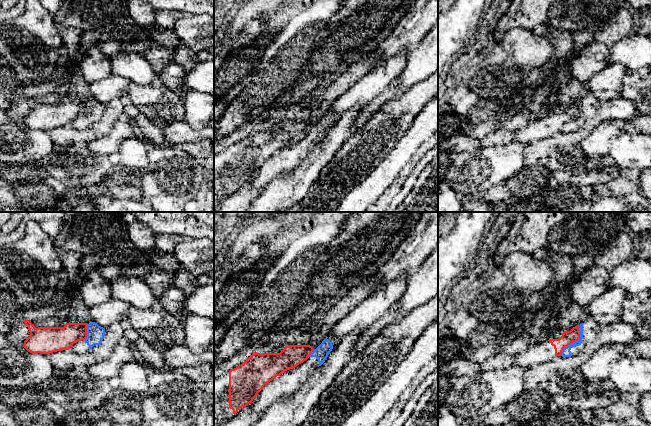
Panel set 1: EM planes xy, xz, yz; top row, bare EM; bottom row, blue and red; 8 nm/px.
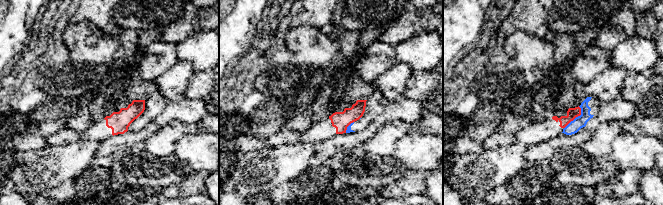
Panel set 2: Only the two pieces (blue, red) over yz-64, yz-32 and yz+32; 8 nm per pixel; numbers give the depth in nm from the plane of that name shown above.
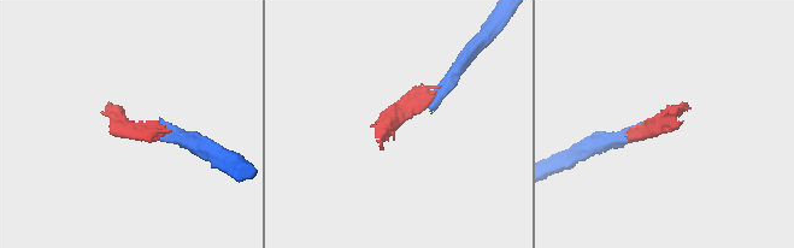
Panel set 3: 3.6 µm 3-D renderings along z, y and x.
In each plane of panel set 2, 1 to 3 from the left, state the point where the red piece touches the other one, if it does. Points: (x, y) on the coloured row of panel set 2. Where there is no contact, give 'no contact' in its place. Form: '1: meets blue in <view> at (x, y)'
1: no contact
2: meets blue in yz-32 at (347, 127)
3: meets blue in yz+32 at (576, 117)

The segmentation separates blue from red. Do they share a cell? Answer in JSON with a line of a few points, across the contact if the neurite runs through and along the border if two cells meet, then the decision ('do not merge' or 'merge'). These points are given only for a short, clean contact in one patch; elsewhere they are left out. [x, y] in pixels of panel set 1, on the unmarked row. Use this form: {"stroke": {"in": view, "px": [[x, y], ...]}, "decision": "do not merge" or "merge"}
{"stroke": {"in": "yz", "px": [[580, 101], [579, 114], [568, 120], [560, 131]]}, "decision": "do not merge"}

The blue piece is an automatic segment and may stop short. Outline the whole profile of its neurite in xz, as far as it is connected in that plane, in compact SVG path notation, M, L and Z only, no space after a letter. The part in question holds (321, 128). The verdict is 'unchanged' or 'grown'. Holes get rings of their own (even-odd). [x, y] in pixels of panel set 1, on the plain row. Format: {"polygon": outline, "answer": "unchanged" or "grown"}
{"polygon": "M324 115L307 136L266 160L253 175L251 186L262 192L272 180L295 168L325 138L332 125L332 118Z", "answer": "grown"}

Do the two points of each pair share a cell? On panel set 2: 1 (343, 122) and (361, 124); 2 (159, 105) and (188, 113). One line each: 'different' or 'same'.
1: different
2: different

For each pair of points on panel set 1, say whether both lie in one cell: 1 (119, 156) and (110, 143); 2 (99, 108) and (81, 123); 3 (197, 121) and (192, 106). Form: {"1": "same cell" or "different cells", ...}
{"1": "different cells", "2": "same cell", "3": "same cell"}

